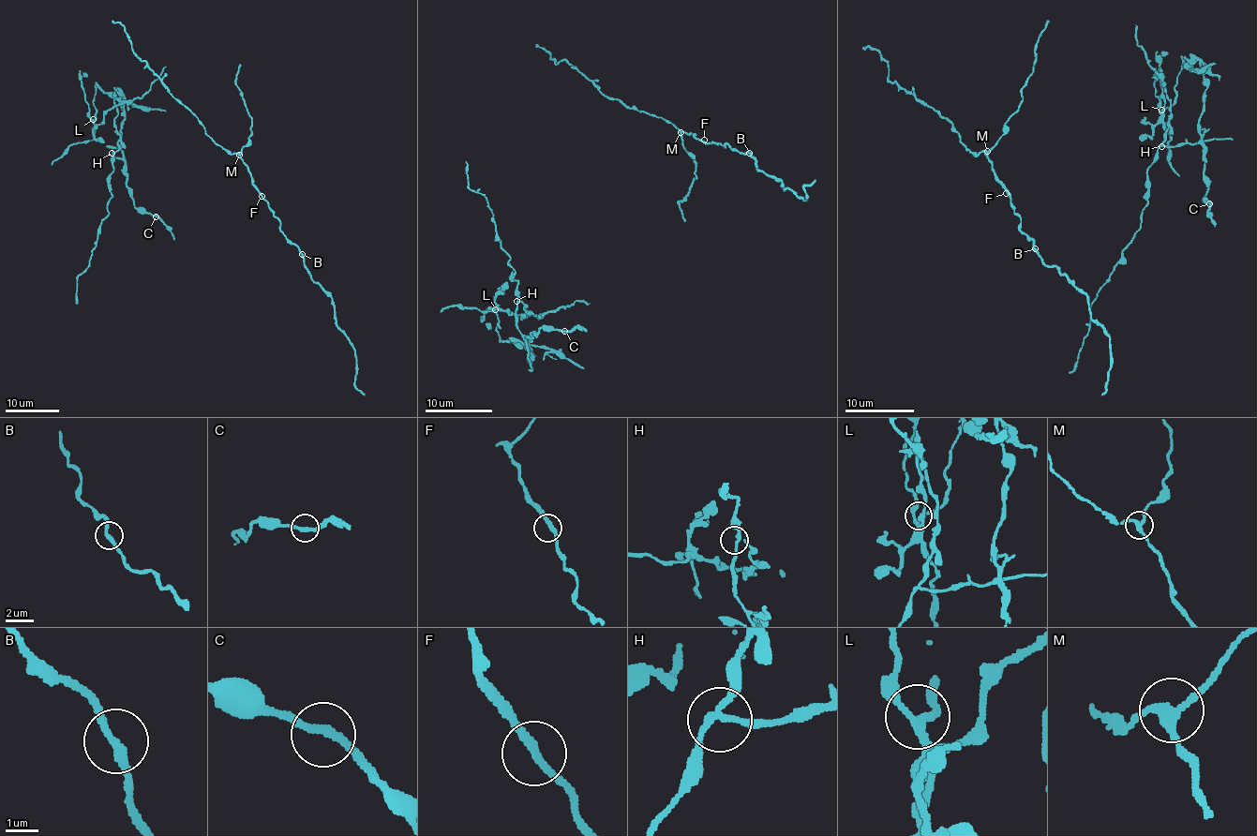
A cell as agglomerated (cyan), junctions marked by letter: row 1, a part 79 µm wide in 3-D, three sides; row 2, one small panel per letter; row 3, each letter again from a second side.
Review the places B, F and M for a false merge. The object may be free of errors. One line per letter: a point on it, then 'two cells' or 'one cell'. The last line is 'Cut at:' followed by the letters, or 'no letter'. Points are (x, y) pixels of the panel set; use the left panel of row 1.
B: (302, 254) | one cell
F: (261, 196) | one cell
M: (239, 155) | two cells
Cut at: M

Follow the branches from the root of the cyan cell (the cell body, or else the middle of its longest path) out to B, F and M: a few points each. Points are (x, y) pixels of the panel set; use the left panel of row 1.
B: (240, 65), (235, 82), (251, 117), (250, 136), (240, 158), (251, 184), (279, 222), (279, 230), (302, 254)
F: (240, 65), (235, 82), (251, 117), (250, 136), (242, 148), (240, 158), (247, 167), (251, 184), (261, 196)
M: (240, 65), (235, 82), (251, 117), (251, 126), (249, 141), (239, 154)

